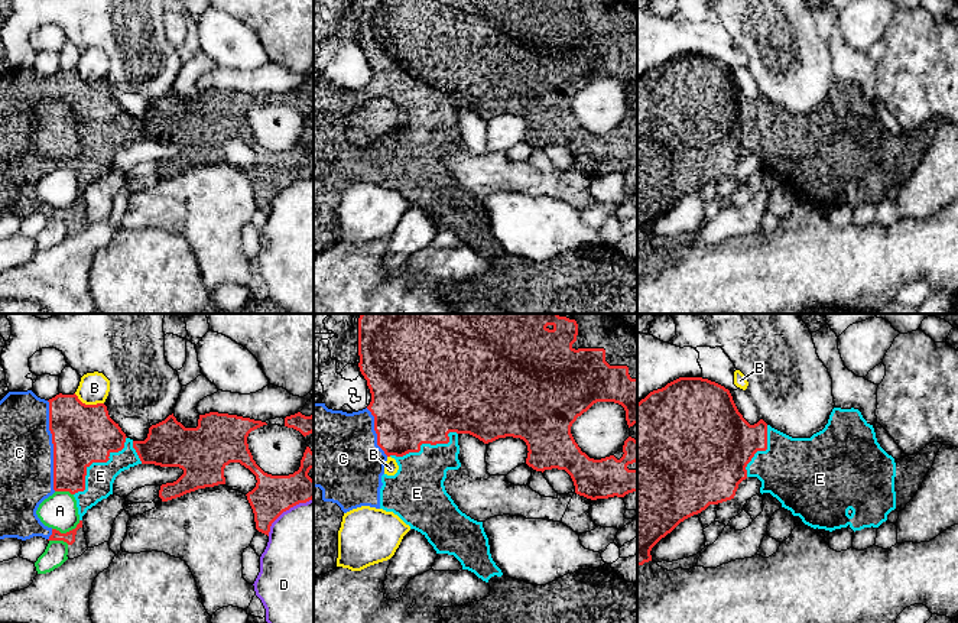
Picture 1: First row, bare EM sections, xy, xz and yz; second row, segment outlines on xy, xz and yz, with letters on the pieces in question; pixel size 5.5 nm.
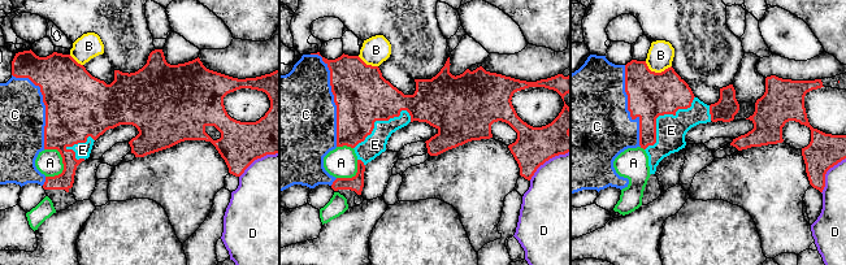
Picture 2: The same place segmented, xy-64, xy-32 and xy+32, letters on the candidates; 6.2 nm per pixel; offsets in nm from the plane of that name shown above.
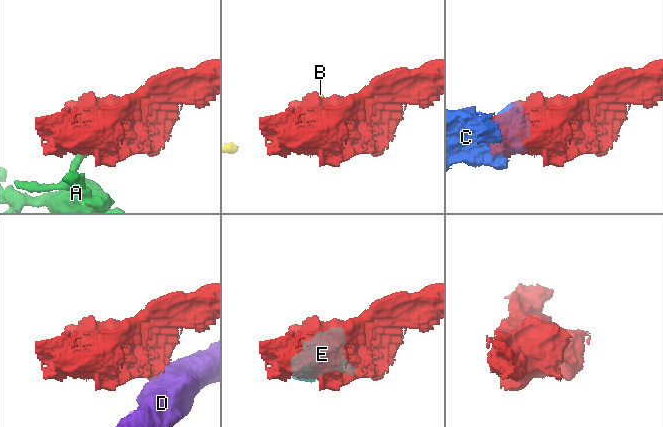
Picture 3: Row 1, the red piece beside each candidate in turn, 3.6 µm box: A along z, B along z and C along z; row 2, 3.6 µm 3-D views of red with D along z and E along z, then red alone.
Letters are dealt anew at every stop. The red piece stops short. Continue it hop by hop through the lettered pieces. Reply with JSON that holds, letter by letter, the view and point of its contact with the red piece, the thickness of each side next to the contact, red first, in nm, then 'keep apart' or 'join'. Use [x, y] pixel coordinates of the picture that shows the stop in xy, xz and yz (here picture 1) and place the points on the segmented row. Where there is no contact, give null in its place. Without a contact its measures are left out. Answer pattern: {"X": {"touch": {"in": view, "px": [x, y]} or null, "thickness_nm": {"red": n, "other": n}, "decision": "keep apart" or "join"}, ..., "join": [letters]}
{"A": {"touch": {"in": "xy", "px": [67, 532]}, "thickness_nm": {"red": 60, "other": 200}, "decision": "keep apart"}, "B": {"touch": {"in": "xy", "px": [88, 405]}, "thickness_nm": {"red": 340, "other": 170}, "decision": "keep apart"}, "C": {"touch": {"in": "xy", "px": [54, 445]}, "thickness_nm": {"red": 340, "other": 300}, "decision": "keep apart"}, "D": {"touch": {"in": "xy", "px": [286, 509]}, "thickness_nm": {"red": 220, "other": 480}, "decision": "keep apart"}, "E": {"touch": {"in": "xy", "px": [96, 461]}, "thickness_nm": {"red": 340, "other": 160}, "decision": "keep apart"}, "join": []}

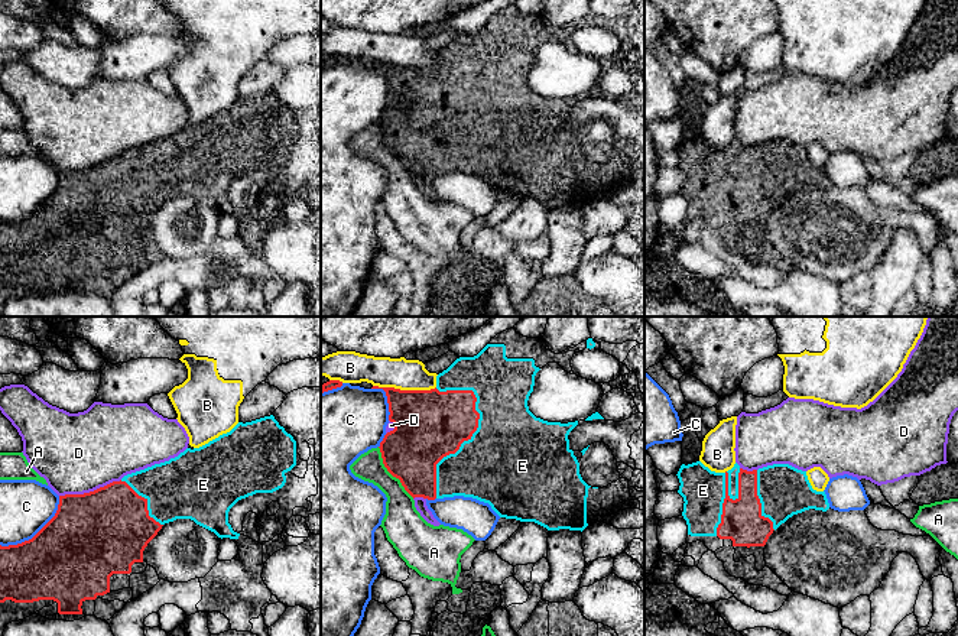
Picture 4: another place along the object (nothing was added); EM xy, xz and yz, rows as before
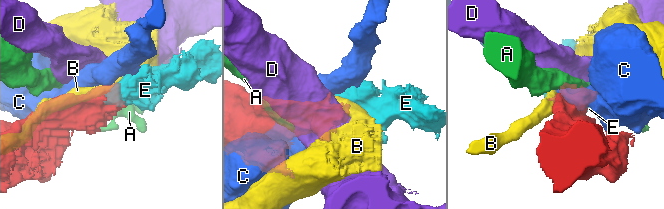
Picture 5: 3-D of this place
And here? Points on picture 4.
{"A": {"touch": {"in": "xz", "px": [390, 473]}, "thickness_nm": {"red": 320, "other": 180}, "decision": "keep apart"}, "B": {"touch": {"in": "xz", "px": [405, 390]}, "thickness_nm": {"red": 380, "other": 180}, "decision": "keep apart"}, "C": {"touch": {"in": "xy", "px": [38, 532]}, "thickness_nm": {"red": 480, "other": 300}, "decision": "keep apart"}, "D": {"touch": {"in": "xy", "px": [90, 492]}, "thickness_nm": {"red": 480, "other": 440}, "decision": "keep apart"}, "E": {"touch": {"in": "xz", "px": [460, 445]}, "thickness_nm": {"red": 380, "other": 440}, "decision": "join"}, "join": ["E"]}

